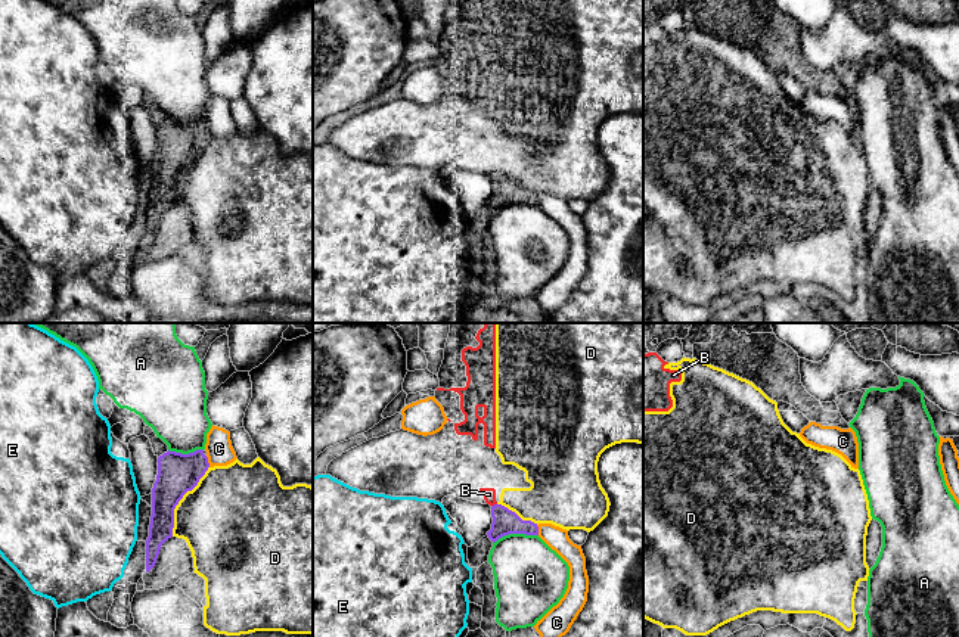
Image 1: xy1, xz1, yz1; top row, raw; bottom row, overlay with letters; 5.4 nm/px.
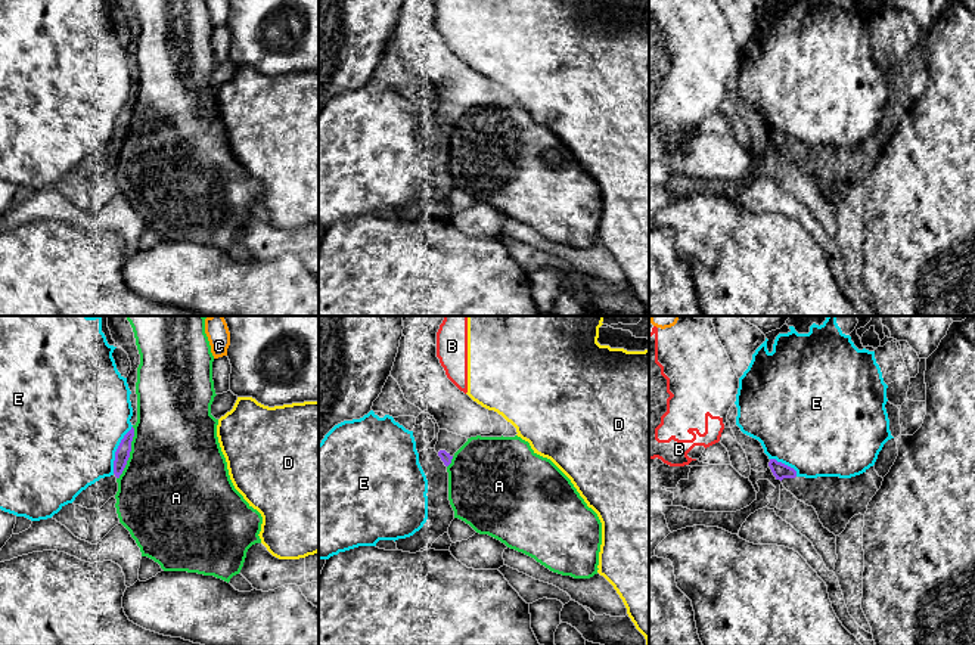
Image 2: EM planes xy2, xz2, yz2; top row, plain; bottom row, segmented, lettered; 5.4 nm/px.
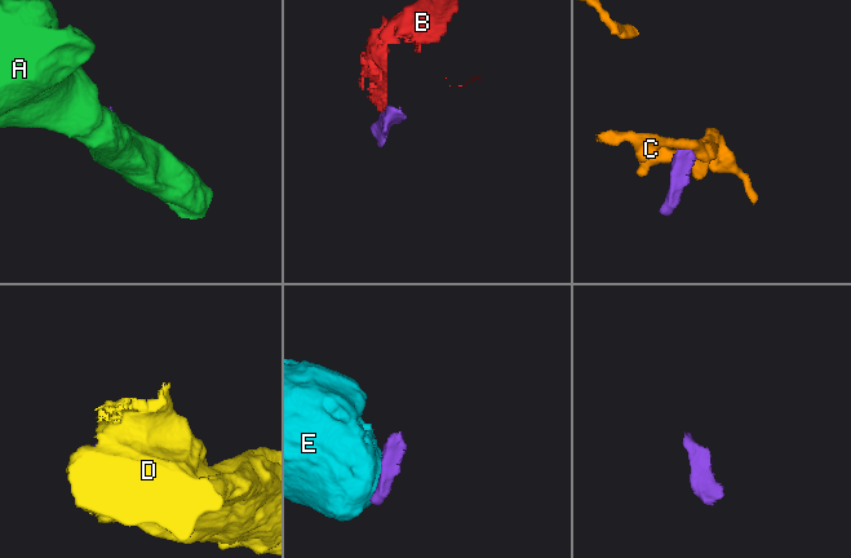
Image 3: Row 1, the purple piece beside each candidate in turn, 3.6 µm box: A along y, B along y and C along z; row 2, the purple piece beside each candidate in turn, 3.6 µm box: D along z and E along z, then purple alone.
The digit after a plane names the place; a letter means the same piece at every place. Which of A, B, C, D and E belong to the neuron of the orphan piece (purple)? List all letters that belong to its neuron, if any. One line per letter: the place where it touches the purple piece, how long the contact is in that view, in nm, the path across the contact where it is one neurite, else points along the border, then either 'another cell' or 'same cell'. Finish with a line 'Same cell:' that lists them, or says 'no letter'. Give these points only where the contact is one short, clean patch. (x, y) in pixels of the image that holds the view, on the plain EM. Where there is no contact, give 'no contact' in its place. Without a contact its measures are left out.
A: meets purple in xy2 at (129, 123); contact 300 nm long; another cell
B: meets purple in xz1 at (494, 174); contact 40 nm long; border along xz1 (496, 173), (492, 176); another cell
C: meets purple in xy1 at (207, 131); contact 70 nm long; border along xy1 (205, 126), (210, 136); another cell
D: meets purple in xy1 at (180, 168); contact 440 nm long; another cell
E: meets purple in xy2 at (117, 118); contact 280 nm long; another cell
Same cell: no letter

